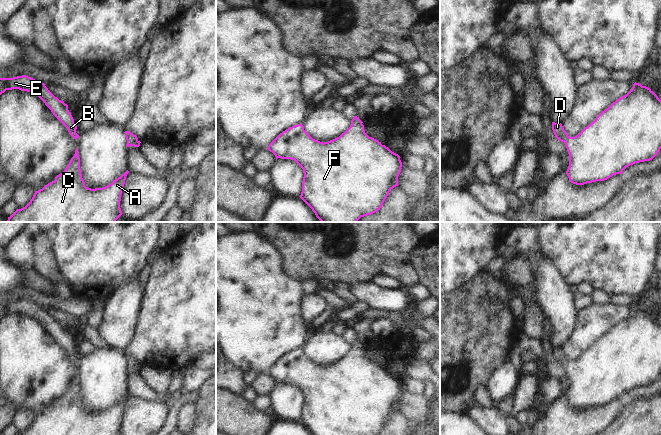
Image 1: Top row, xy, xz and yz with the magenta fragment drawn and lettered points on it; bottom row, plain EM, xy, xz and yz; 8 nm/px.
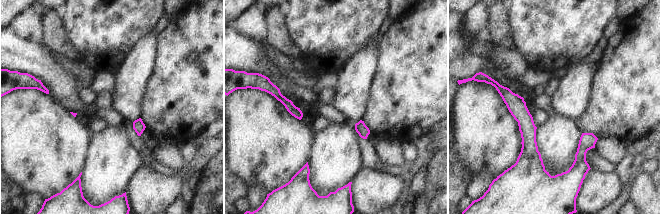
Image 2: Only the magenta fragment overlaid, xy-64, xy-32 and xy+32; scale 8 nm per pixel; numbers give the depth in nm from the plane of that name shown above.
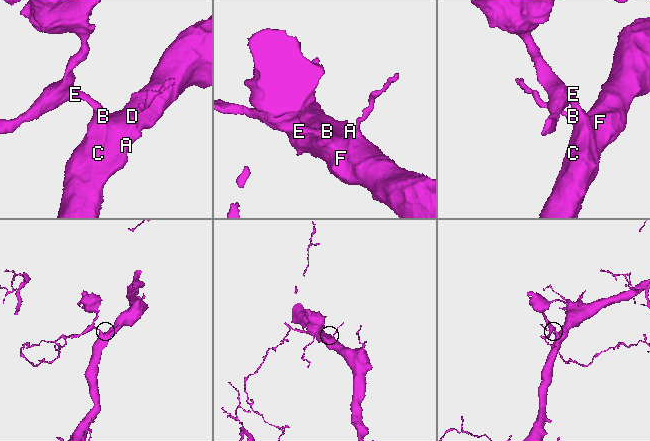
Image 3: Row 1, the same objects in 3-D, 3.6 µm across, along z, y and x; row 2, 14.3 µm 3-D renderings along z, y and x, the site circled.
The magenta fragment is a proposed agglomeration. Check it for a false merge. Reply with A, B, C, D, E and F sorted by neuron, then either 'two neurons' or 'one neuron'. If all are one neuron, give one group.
A B C D E F; one neuron

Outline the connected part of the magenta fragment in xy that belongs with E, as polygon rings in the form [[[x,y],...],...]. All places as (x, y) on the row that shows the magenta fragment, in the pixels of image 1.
[[[26,75],[0,78],[0,95],[6,90],[12,89],[19,89],[37,95],[51,110],[53,115],[67,128],[69,134],[74,139],[79,138],[79,135],[76,133],[77,126],[68,110],[68,105],[55,97],[44,83],[39,83]]]

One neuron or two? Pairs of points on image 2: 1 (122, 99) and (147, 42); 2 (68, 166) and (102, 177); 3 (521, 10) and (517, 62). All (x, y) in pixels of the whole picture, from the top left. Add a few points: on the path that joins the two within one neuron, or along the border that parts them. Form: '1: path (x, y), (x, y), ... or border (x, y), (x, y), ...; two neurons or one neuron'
1: path (130, 85), (131, 76), (142, 56); one neuron
2: border (87, 147), (85, 162), (81, 171); two neurons
3: border (516, 51), (529, 67); two neurons

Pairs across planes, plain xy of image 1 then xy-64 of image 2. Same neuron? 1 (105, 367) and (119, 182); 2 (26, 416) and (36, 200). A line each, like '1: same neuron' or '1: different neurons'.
1: same neuron
2: same neuron

